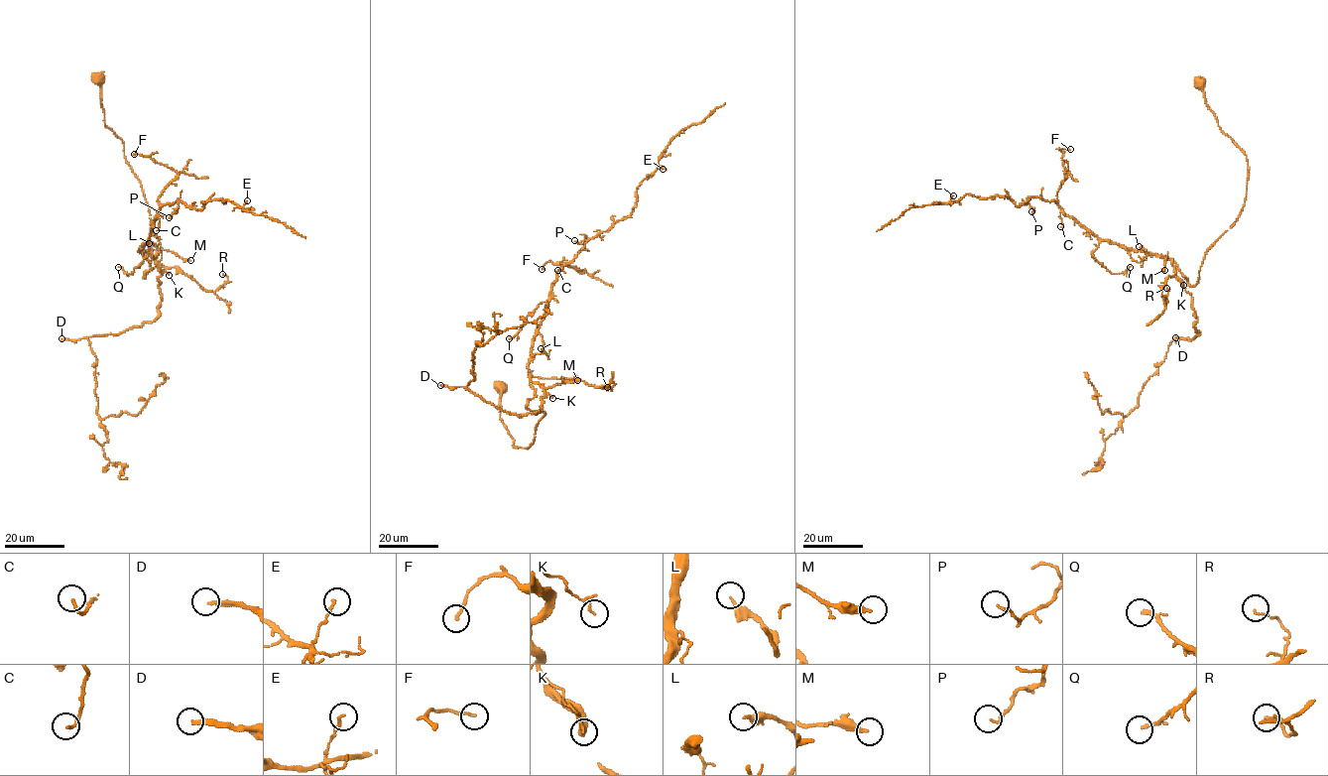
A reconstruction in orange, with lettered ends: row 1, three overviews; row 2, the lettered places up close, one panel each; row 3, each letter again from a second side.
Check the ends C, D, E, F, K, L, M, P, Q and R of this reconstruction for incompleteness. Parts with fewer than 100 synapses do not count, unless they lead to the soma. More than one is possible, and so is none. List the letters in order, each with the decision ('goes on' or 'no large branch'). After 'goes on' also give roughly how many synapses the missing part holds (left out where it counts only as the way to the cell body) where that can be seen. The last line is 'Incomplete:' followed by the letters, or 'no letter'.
C: no large branch
D: goes on; about 250 synapses
E: no large branch
F: no large branch
K: no large branch
L: no large branch
M: no large branch
P: no large branch
Q: no large branch
R: no large branch
Incomplete: D

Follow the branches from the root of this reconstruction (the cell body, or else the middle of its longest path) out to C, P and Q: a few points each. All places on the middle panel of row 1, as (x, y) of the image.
C: (501, 385), (500, 419), (513, 446), (527, 448), (545, 414), (527, 407), (536, 395), (528, 365), (557, 270)
P: (501, 385), (500, 419), (527, 448), (545, 414), (527, 407), (532, 343), (587, 238), (574, 240)
Q: (501, 385), (500, 419), (513, 446), (527, 448), (545, 414), (527, 405), (547, 304), (509, 338)

